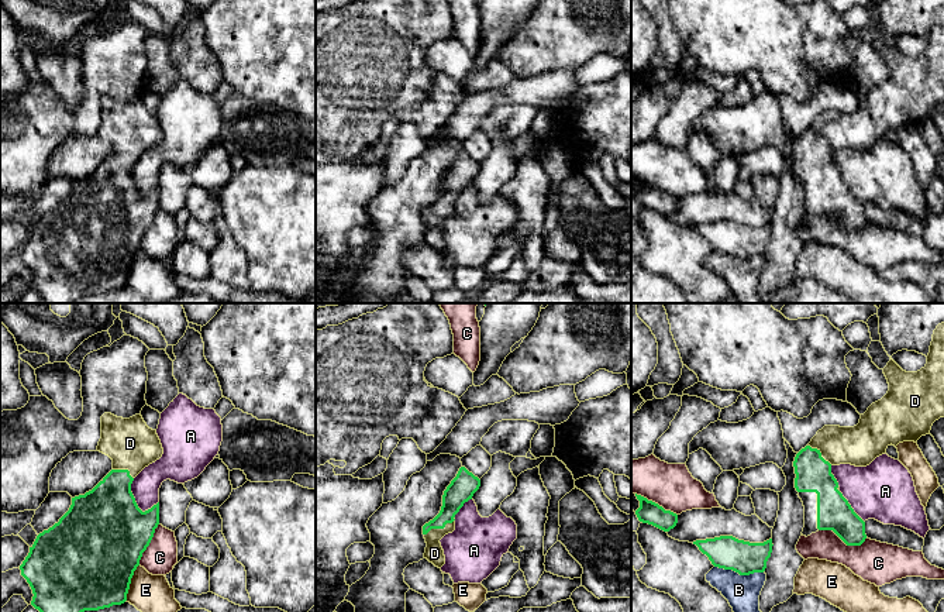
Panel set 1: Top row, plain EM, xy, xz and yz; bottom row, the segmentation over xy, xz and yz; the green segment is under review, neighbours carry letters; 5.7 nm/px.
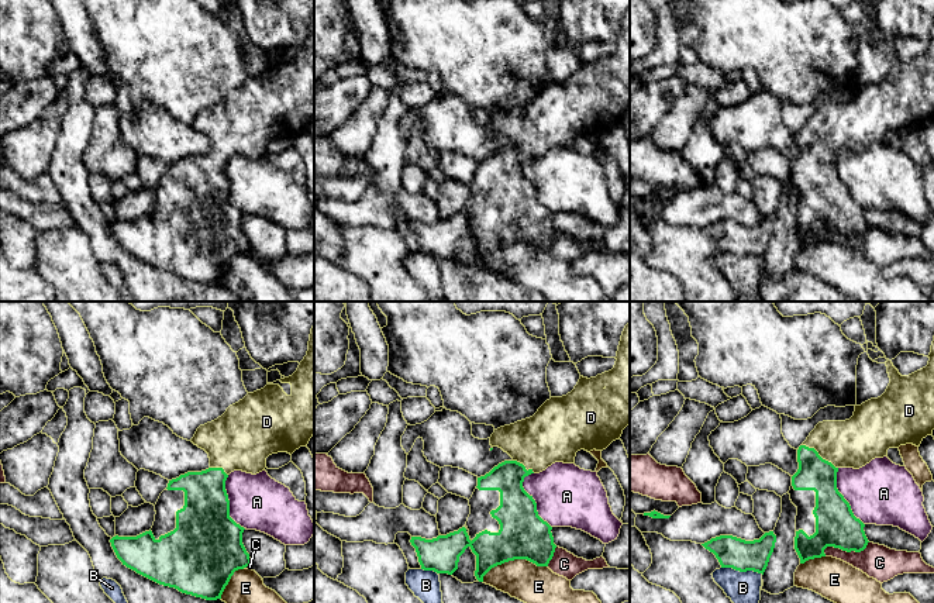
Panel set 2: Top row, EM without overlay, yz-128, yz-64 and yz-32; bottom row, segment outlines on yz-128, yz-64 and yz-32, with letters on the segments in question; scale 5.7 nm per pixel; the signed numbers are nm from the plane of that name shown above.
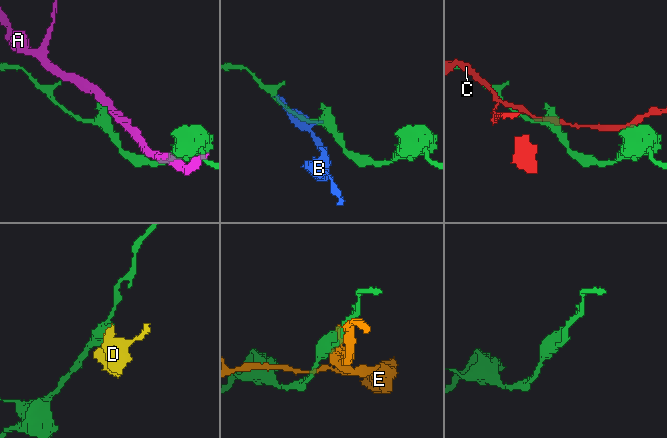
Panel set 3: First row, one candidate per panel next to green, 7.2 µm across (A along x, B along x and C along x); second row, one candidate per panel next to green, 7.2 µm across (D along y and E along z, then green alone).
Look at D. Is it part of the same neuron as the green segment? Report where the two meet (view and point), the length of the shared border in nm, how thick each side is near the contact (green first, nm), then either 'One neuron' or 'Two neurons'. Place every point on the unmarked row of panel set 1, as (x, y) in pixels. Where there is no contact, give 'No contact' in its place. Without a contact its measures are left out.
Touches green at xz (440, 212). Shared border 200 nm. Thickness 150 nm (green) against 110 nm. One neuron

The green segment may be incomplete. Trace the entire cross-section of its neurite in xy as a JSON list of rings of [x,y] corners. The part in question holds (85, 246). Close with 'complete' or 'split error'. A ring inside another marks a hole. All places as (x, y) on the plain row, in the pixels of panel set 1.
[[[104,97],[97,135],[113,144],[113,154],[92,175],[72,182],[69,195],[58,207],[37,220],[28,240],[20,250],[21,259],[34,278],[31,289],[41,296],[44,303],[76,303],[85,295],[99,295],[124,288],[134,255],[159,209],[159,186],[142,196],[131,176],[134,162],[163,138],[156,114],[147,110],[141,97],[130,103]]]; split error

